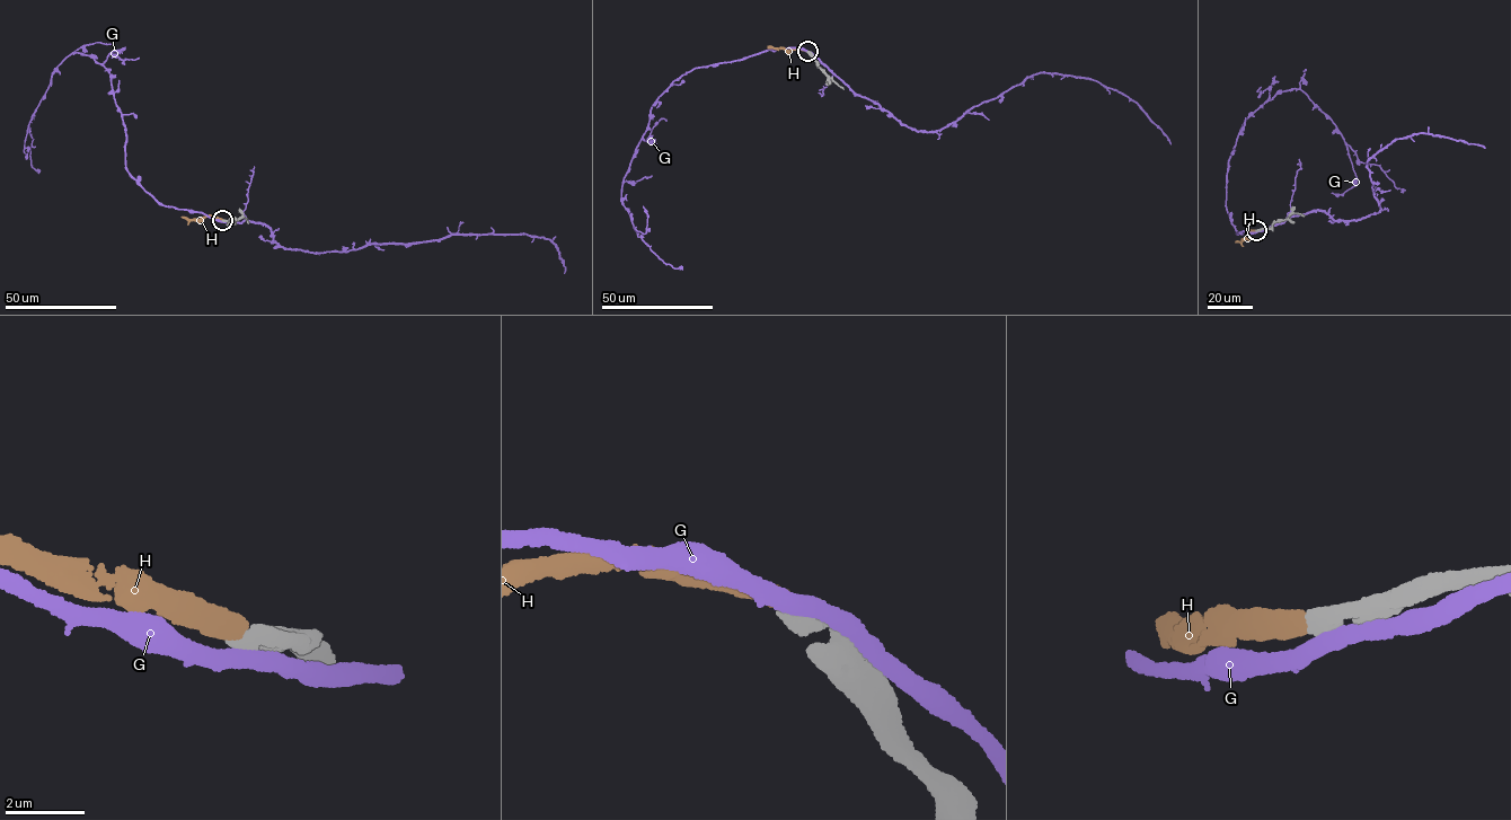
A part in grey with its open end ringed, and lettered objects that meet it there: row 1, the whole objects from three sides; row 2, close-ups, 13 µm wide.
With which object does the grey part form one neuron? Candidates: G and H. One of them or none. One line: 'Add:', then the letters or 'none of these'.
Add: H

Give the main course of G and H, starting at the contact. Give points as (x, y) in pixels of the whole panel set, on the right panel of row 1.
G: (1256, 231), (1314, 211), (1350, 220), (1380, 211), (1368, 159), (1398, 139), (1425, 132), (1485, 148)
H: (1256, 230), (1247, 231), (1244, 239), (1235, 241)

